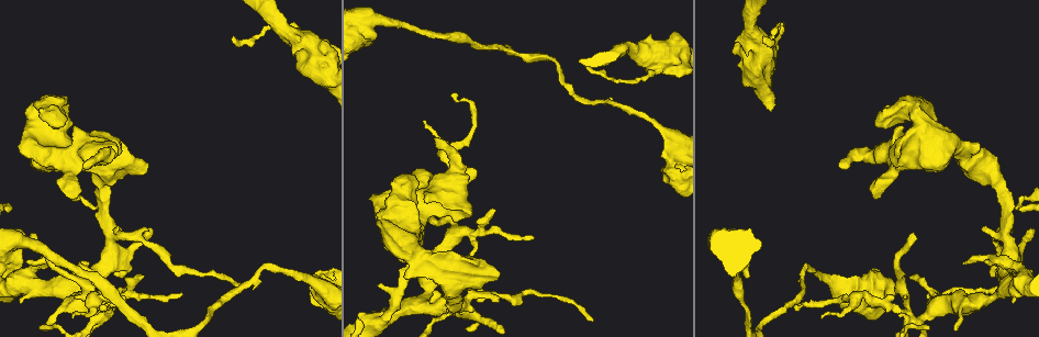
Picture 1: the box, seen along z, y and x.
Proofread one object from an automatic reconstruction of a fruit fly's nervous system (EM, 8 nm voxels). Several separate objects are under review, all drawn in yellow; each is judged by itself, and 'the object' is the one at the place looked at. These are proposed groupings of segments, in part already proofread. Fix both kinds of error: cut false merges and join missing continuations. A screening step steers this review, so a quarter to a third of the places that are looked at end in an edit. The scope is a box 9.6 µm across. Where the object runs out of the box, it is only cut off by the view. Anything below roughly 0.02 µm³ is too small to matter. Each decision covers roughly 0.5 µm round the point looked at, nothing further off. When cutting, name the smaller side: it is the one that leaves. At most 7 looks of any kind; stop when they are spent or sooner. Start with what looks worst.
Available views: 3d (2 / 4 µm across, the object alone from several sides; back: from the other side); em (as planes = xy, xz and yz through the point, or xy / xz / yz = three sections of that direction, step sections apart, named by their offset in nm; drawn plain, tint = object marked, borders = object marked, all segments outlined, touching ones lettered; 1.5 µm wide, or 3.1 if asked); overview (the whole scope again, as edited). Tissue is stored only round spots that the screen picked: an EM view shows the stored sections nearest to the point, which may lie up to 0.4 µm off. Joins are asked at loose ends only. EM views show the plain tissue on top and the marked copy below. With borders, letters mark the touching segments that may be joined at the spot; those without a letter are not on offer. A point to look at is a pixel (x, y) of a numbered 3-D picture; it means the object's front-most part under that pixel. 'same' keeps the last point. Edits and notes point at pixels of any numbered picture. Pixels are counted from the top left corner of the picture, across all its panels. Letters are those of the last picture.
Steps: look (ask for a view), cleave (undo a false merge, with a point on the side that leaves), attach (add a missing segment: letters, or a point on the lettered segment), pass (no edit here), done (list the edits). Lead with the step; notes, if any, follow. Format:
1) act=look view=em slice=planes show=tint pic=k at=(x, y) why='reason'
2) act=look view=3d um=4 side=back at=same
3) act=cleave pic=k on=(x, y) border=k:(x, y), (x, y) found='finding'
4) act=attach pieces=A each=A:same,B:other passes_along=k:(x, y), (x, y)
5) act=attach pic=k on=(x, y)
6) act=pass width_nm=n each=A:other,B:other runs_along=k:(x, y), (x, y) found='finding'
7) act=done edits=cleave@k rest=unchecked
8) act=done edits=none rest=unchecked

act=look view=3d um=4 pic=1 at=(737, 40) why='thick end'

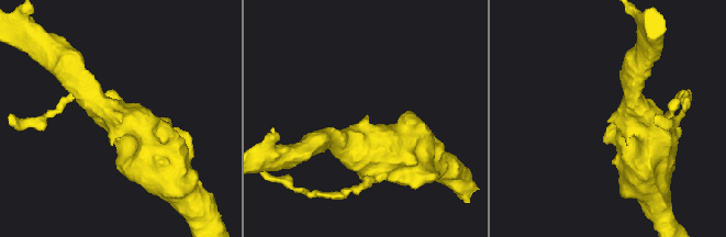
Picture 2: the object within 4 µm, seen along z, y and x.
act=look view=em slice=xz step=8 show=borders pic=2 at=(609, 121)

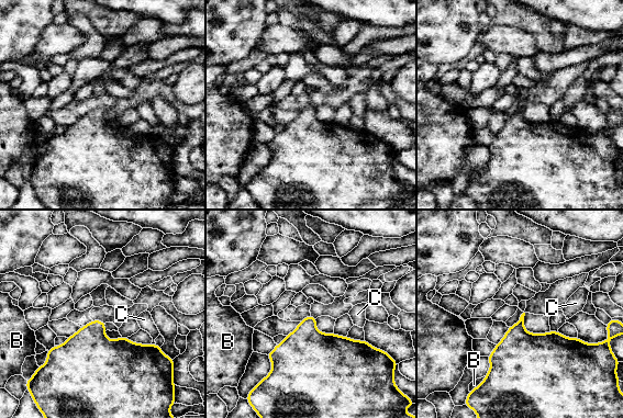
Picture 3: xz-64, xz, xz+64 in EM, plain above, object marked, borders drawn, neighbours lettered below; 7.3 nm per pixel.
act=look view=em slice=planes show=borders at=same why='another direction'

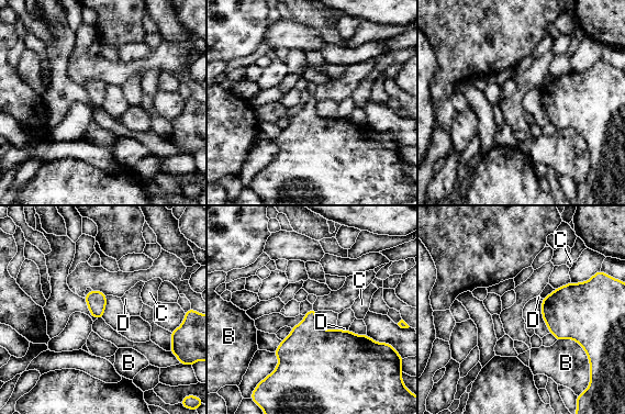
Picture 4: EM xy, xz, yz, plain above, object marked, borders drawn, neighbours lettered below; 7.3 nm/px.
act=pass each=B:other,C:other,D:other border=4:(337, 328), (348, 331) found='no lettered segment goes on from it'

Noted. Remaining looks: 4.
act=look view=em slice=yz step=8 show=tint pic=1 at=(388, 200) why='free end'

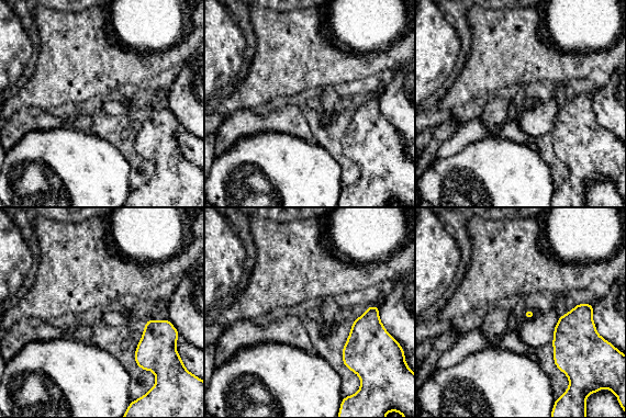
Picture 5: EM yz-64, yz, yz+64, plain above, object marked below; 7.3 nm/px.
act=look view=em slice=xz step=4 show=borders at=same

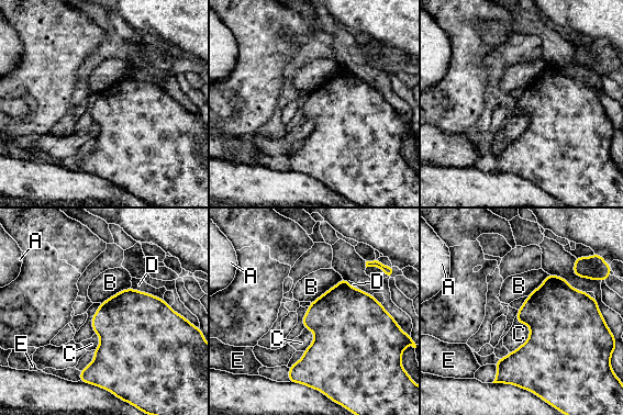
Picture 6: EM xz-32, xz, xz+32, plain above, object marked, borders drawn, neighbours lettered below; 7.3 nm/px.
act=pass width_nm=340 each=A:other,B:other,C:other,D:other,E:other border=6:(516, 316), (529, 337), (509, 352) found='no lettered segment goes on from it'

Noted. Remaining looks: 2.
act=done edits=none rest=unchecked

